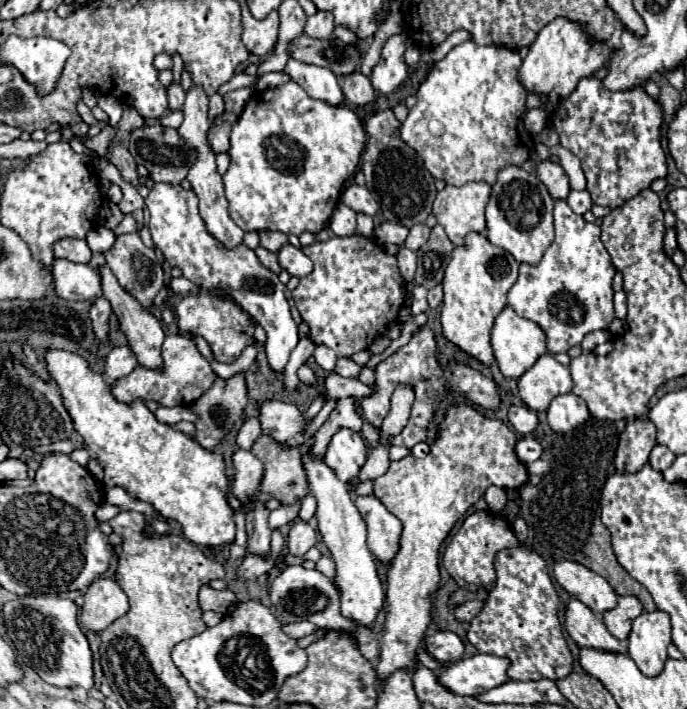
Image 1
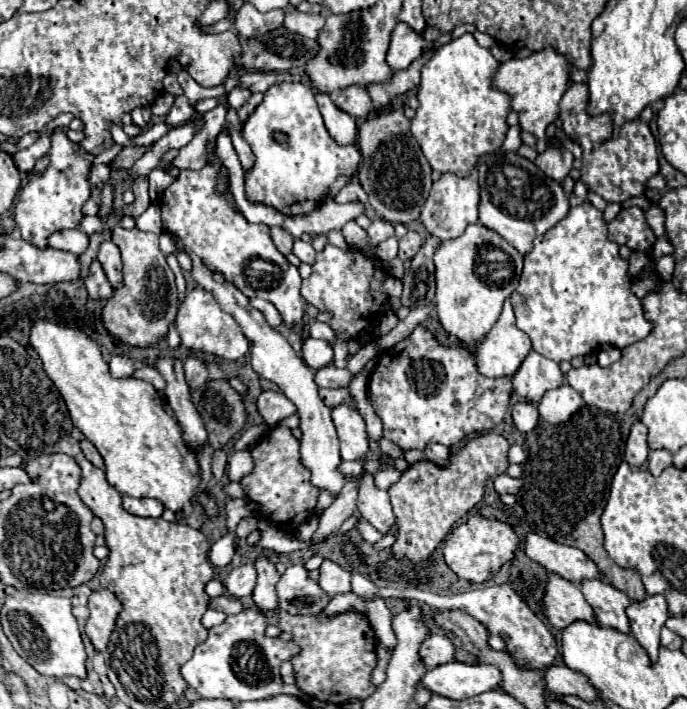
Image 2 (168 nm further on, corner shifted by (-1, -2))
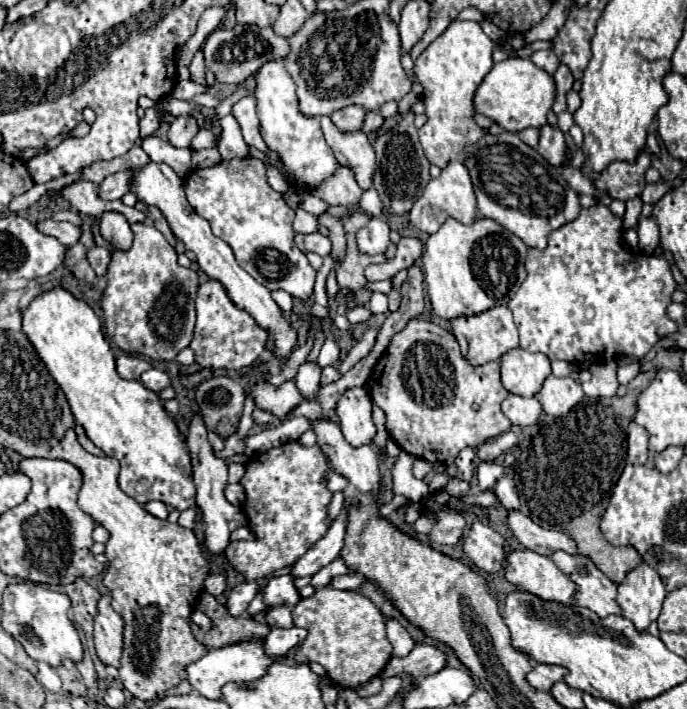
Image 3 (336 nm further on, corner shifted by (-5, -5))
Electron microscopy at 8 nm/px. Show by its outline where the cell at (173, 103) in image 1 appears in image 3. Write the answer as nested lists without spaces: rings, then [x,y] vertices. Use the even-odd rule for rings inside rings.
[[[186,115],[186,117],[176,117],[172,123],[170,123],[170,131],[168,131],[168,141],[174,145],[174,147],[190,147],[190,141],[192,137],[198,133],[198,121],[196,117],[192,115]]]

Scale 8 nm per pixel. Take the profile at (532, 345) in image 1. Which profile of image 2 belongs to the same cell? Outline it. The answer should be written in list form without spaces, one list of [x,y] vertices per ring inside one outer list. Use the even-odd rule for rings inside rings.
[[[506,300],[490,332],[476,344],[474,358],[478,372],[484,376],[512,376],[530,350],[532,344],[528,344],[528,336],[516,328],[512,304]]]

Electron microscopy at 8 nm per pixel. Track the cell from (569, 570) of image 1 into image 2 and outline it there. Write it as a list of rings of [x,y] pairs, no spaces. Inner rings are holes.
[[[534,532],[524,538],[524,552],[546,570],[556,572],[576,584],[580,584],[584,576],[600,576],[596,564],[580,548],[558,544]]]

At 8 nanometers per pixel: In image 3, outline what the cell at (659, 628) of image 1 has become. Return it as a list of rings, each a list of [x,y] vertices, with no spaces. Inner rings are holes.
[[[640,563],[626,575],[626,581],[618,585],[618,605],[640,633],[658,619],[664,599],[666,587],[660,575],[646,563]]]

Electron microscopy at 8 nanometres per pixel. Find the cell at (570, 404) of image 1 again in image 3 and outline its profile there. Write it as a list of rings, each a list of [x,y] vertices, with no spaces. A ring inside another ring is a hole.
[[[550,375],[544,381],[542,389],[536,395],[544,413],[552,415],[552,417],[566,415],[574,405],[578,405],[582,401],[582,397],[584,397],[584,393],[582,393],[580,383],[576,383],[572,377],[558,379],[554,375]]]

